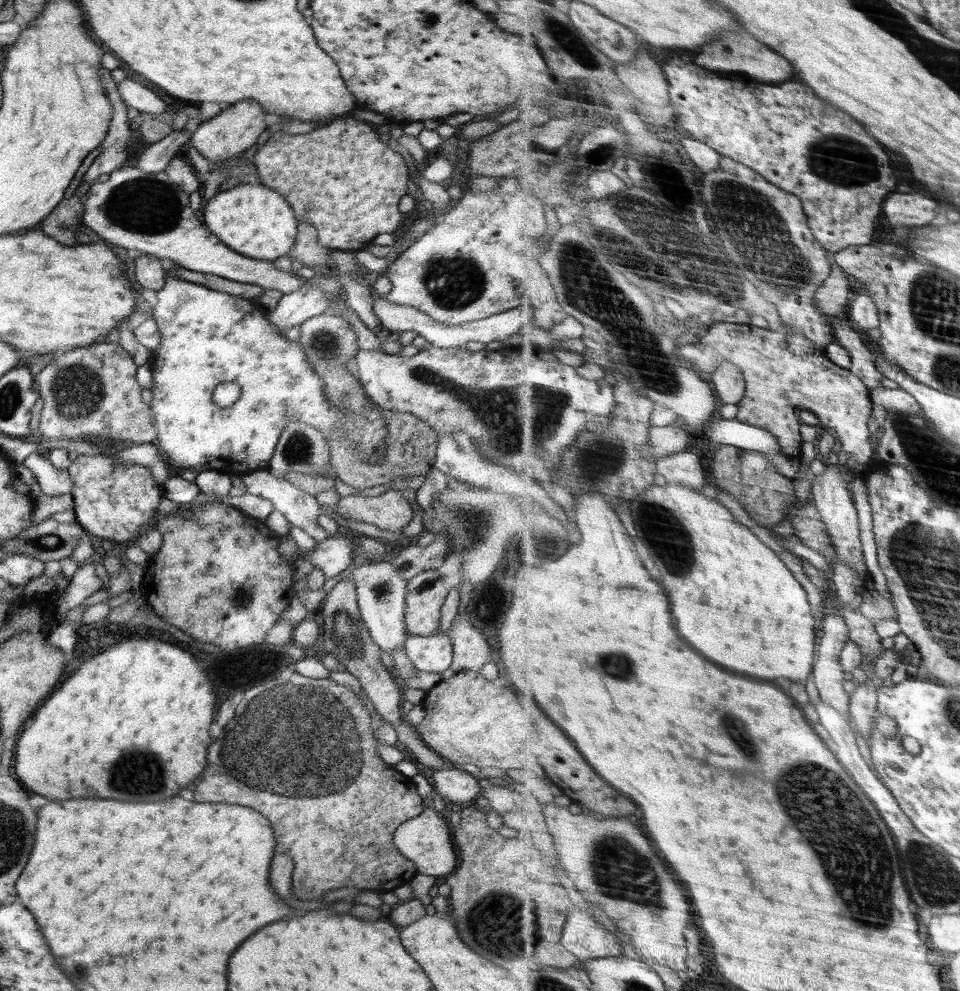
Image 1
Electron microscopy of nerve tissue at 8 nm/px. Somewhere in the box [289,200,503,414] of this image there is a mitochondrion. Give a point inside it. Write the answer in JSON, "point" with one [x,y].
{"point":[451,281]}

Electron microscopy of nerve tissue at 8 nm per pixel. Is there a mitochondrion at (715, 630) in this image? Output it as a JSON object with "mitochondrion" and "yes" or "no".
{"mitochondrion":"no"}

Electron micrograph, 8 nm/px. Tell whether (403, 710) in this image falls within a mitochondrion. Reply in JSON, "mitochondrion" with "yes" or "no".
{"mitochondrion":"no"}

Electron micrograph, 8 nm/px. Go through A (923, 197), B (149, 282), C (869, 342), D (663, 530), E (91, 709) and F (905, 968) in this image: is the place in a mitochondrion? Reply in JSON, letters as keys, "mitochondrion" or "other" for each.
{"A":"other","B":"other","C":"other","D":"mitochondrion","E":"other","F":"other"}

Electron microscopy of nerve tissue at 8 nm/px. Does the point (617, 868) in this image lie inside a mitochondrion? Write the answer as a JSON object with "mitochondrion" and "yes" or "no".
{"mitochondrion":"yes"}

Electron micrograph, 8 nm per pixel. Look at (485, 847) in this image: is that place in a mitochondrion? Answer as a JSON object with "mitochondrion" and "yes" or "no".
{"mitochondrion":"no"}

